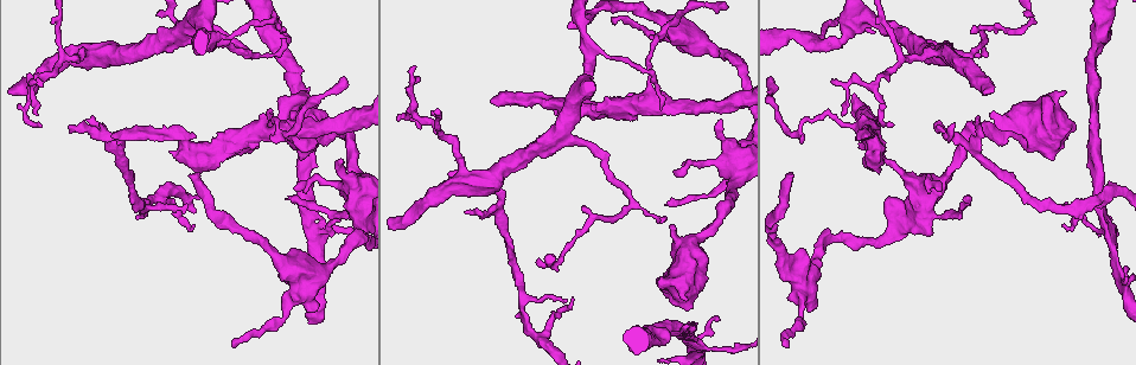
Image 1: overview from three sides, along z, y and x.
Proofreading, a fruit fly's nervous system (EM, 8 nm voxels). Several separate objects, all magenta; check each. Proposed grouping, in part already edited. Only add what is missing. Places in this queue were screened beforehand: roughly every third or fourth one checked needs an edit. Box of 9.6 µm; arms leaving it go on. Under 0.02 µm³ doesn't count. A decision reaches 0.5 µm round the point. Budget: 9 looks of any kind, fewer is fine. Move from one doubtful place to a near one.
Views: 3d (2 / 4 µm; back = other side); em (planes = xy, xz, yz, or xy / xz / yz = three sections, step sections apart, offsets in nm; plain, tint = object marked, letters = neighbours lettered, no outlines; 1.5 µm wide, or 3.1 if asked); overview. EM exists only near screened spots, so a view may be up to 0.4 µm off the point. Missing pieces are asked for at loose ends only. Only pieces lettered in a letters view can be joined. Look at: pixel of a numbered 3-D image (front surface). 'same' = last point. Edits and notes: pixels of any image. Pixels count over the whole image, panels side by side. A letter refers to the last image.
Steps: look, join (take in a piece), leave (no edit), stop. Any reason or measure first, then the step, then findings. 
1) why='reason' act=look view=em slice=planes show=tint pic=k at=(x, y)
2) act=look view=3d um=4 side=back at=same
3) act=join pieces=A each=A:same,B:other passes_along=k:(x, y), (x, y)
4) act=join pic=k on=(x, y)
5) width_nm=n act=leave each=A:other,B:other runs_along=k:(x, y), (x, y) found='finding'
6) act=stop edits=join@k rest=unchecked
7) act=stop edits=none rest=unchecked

why='an open end' act=look view=em slice=yz step=8 show=tint pic=1 at=(282, 38)

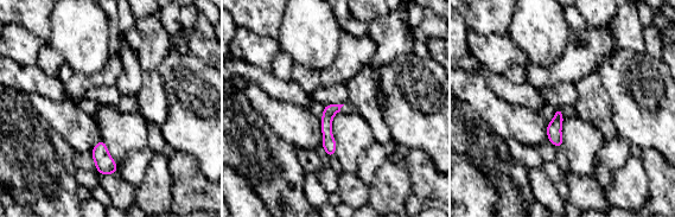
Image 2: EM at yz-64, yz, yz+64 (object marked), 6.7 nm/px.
act=look view=em slice=planes show=letters at=same

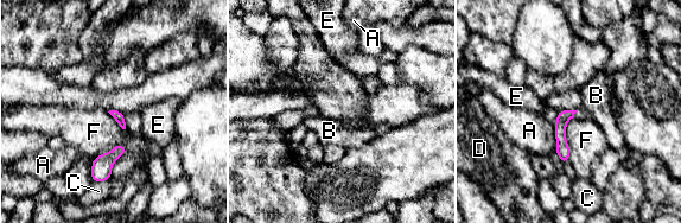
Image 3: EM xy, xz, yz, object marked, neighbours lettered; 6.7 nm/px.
longest_contact=F:300nm act=leave each=A:other,B:other,C:other,D:other,E:other,F:other border=3:(573, 116), (565, 133), (568, 160) found='none of them fits'

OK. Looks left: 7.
why='thin end' act=look view=em slice=xz step=4 show=tint pic=1 at=(36, 115)

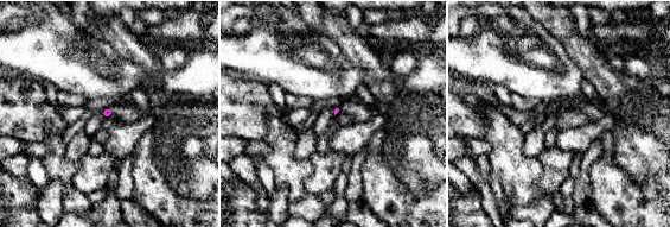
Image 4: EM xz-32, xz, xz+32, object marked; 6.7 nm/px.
act=look view=em slice=planes show=letters at=same

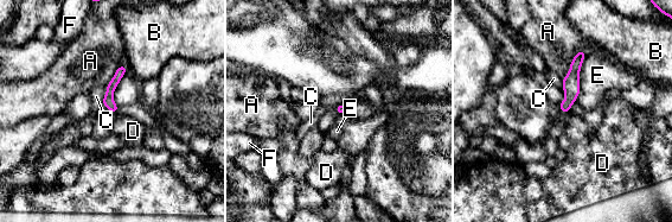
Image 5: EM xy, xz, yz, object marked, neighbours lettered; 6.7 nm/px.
act=leave each=A:other,B:other,C:other,D:other,E:other,F:other runs_along=5:(582, 52), (564, 110) found='none of them fits'

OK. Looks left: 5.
why='branch stops here' act=look view=3d um=2 pic=1 at=(943, 129)

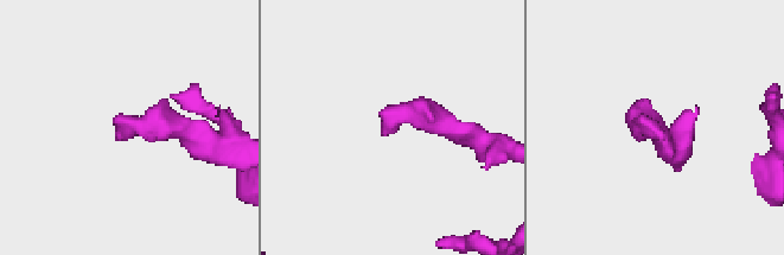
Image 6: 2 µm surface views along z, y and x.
act=look view=em slice=xz step=8 show=letters pic=6 at=(117, 137)

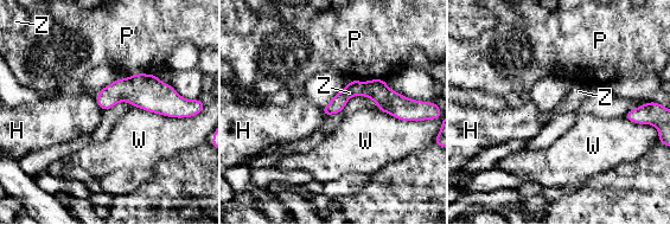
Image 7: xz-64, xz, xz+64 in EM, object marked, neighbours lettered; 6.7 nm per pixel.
why='another direction' act=look view=em slice=planes show=letters at=same

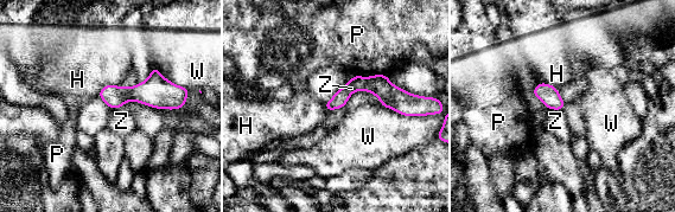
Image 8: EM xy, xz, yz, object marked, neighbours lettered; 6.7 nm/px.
longest_contact=W:220nm act=leave each=H:other,P:other,W:other,Z:other runs_along=8:(401, 101), (355, 84), (329, 107) found='no lettered piece goes on from it'

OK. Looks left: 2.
act=look view=em slice=yz step=4 show=tint pic=1 at=(195, 224)

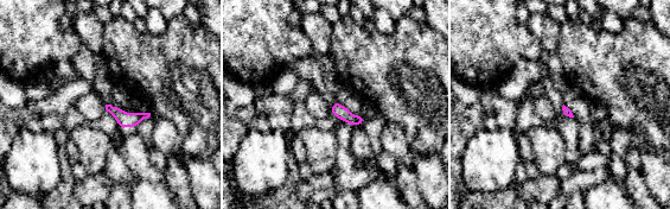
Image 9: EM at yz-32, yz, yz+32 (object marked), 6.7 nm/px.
why='see the neighbours' act=look view=em slice=yz step=4 show=letters at=same

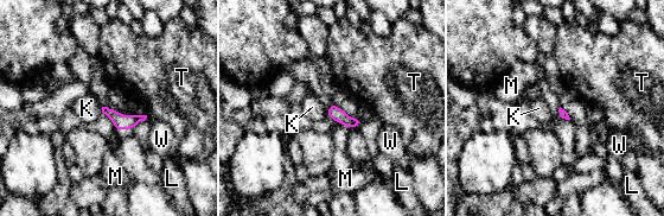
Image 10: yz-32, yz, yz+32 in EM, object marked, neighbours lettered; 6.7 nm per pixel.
act=leave each=K:other,L:other,M:other,T:other,W:other border=10:(560, 106), (559, 114), (569, 120) found='no lettered piece goes on from it'

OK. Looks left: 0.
act=stop edits=none rest=unchecked

